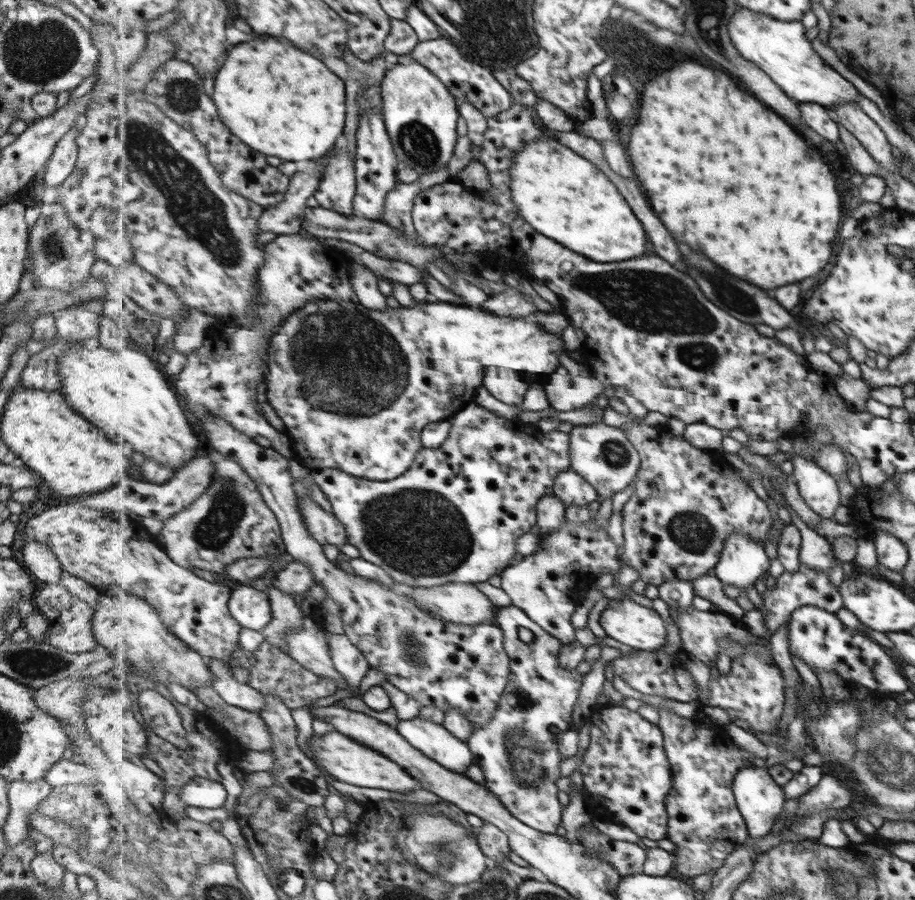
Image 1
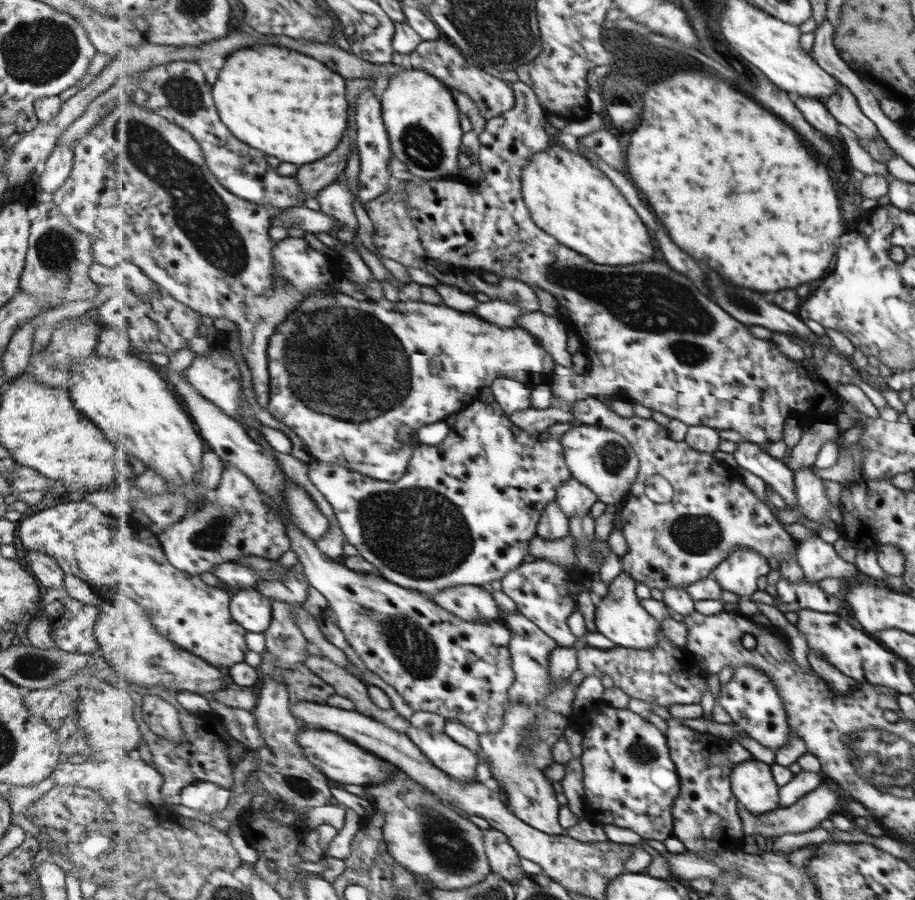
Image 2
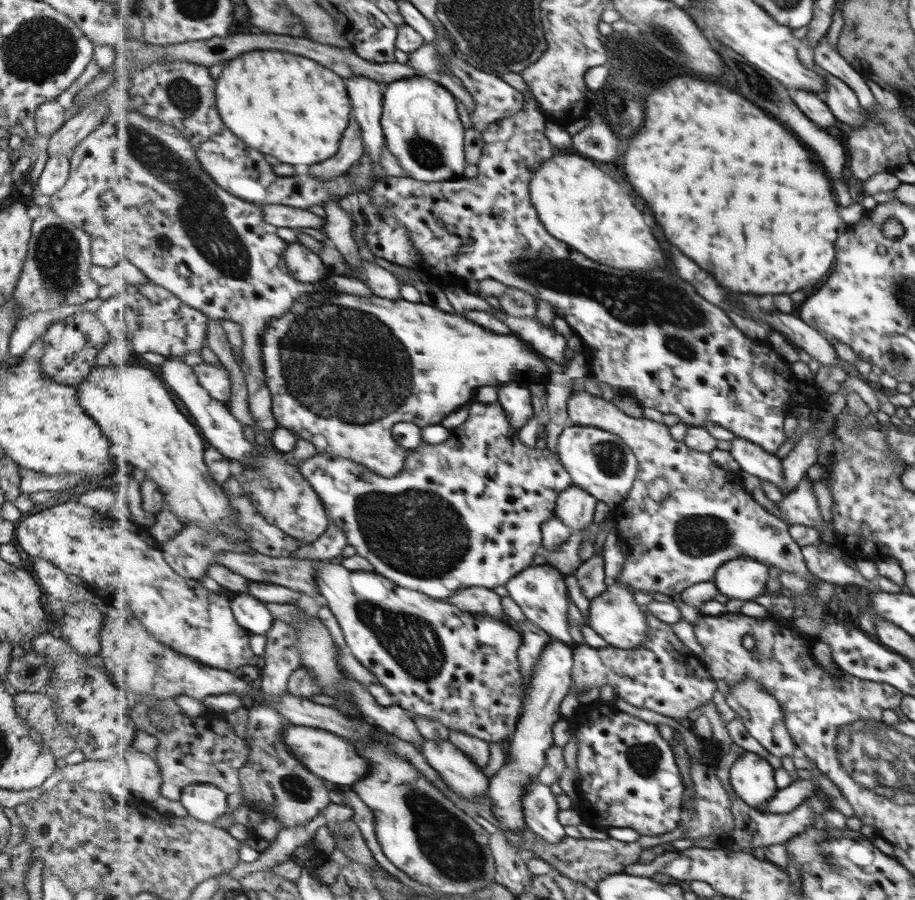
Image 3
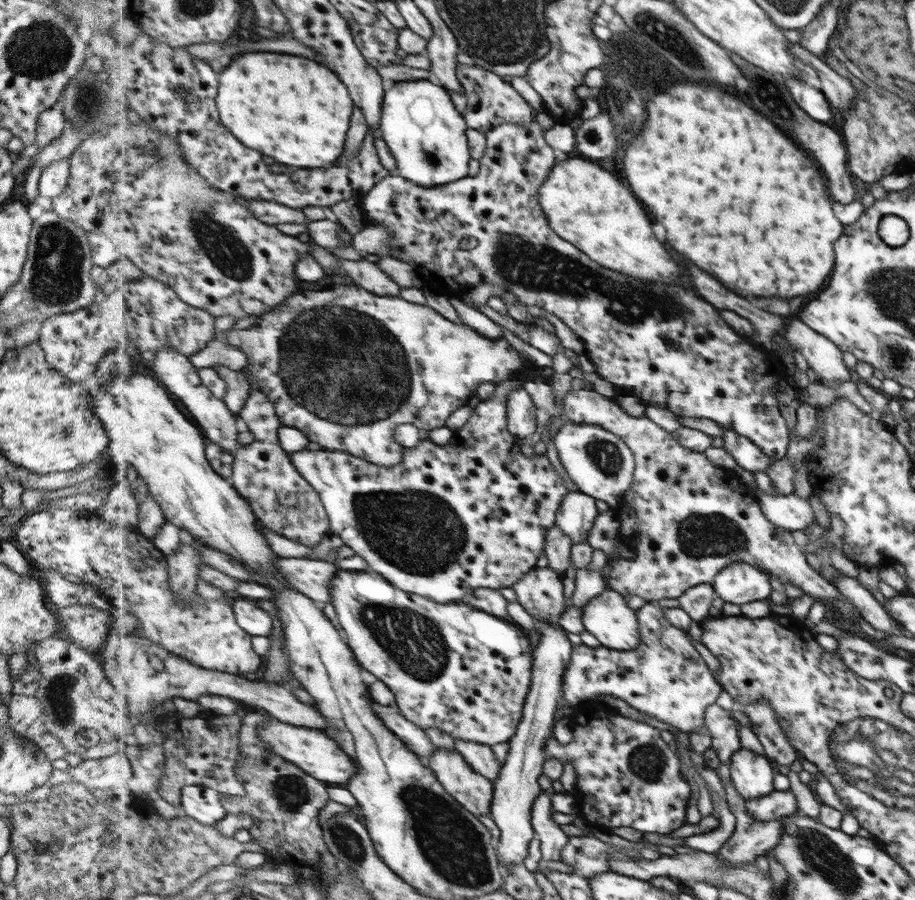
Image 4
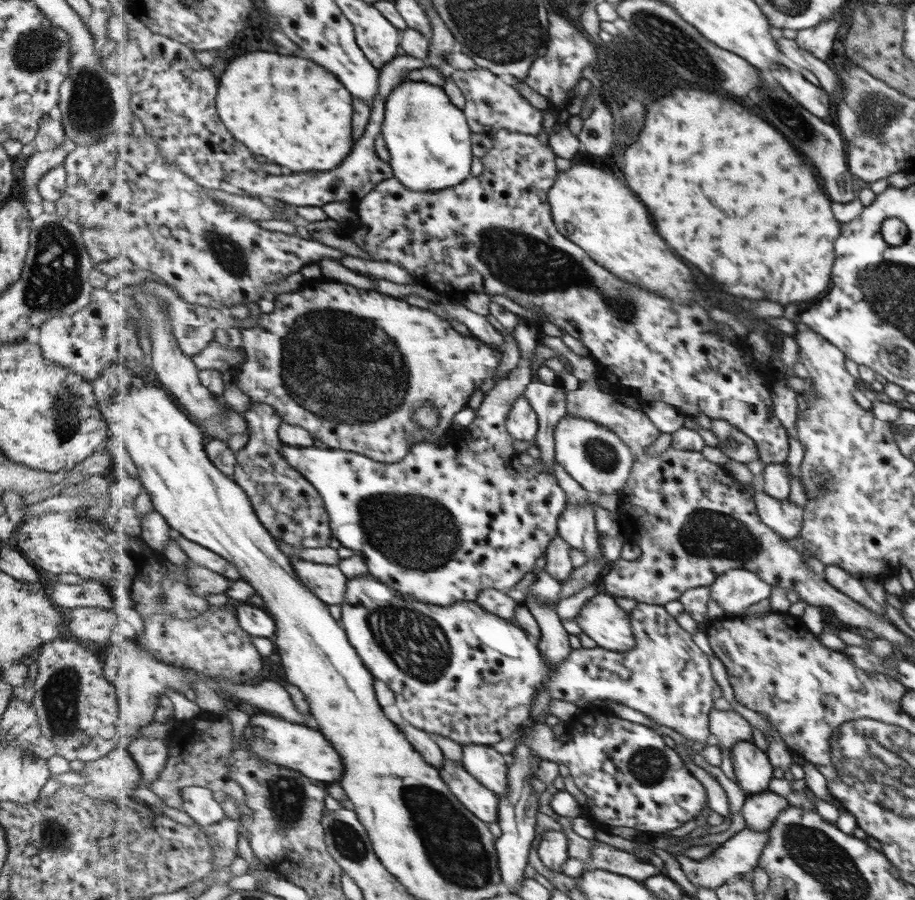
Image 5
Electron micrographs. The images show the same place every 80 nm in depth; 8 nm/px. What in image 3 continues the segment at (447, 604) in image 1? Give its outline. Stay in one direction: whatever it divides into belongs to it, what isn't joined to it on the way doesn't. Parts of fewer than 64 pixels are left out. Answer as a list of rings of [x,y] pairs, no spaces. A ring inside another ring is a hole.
[[[471,586],[460,590],[455,598],[449,598],[447,602],[470,613],[494,617],[505,616],[502,597],[497,592],[493,592],[493,589],[485,587]]]

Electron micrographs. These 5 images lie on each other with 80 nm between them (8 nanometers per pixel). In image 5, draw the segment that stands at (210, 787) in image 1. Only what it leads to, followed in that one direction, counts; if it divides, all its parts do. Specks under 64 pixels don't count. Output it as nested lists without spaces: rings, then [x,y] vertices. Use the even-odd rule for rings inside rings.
[[[191,786],[182,790],[184,799],[183,810],[198,825],[209,826],[216,825],[223,821],[225,810],[221,804],[213,798],[213,790],[199,786]]]

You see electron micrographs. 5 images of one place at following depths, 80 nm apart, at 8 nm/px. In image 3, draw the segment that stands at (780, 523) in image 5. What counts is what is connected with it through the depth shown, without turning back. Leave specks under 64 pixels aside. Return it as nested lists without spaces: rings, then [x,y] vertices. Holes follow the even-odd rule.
[[[801,479],[796,487],[783,494],[776,507],[783,516],[783,521],[789,526],[803,525],[818,529],[823,539],[829,543],[835,543],[833,524],[824,523],[817,510],[815,497],[811,493],[811,480]]]

